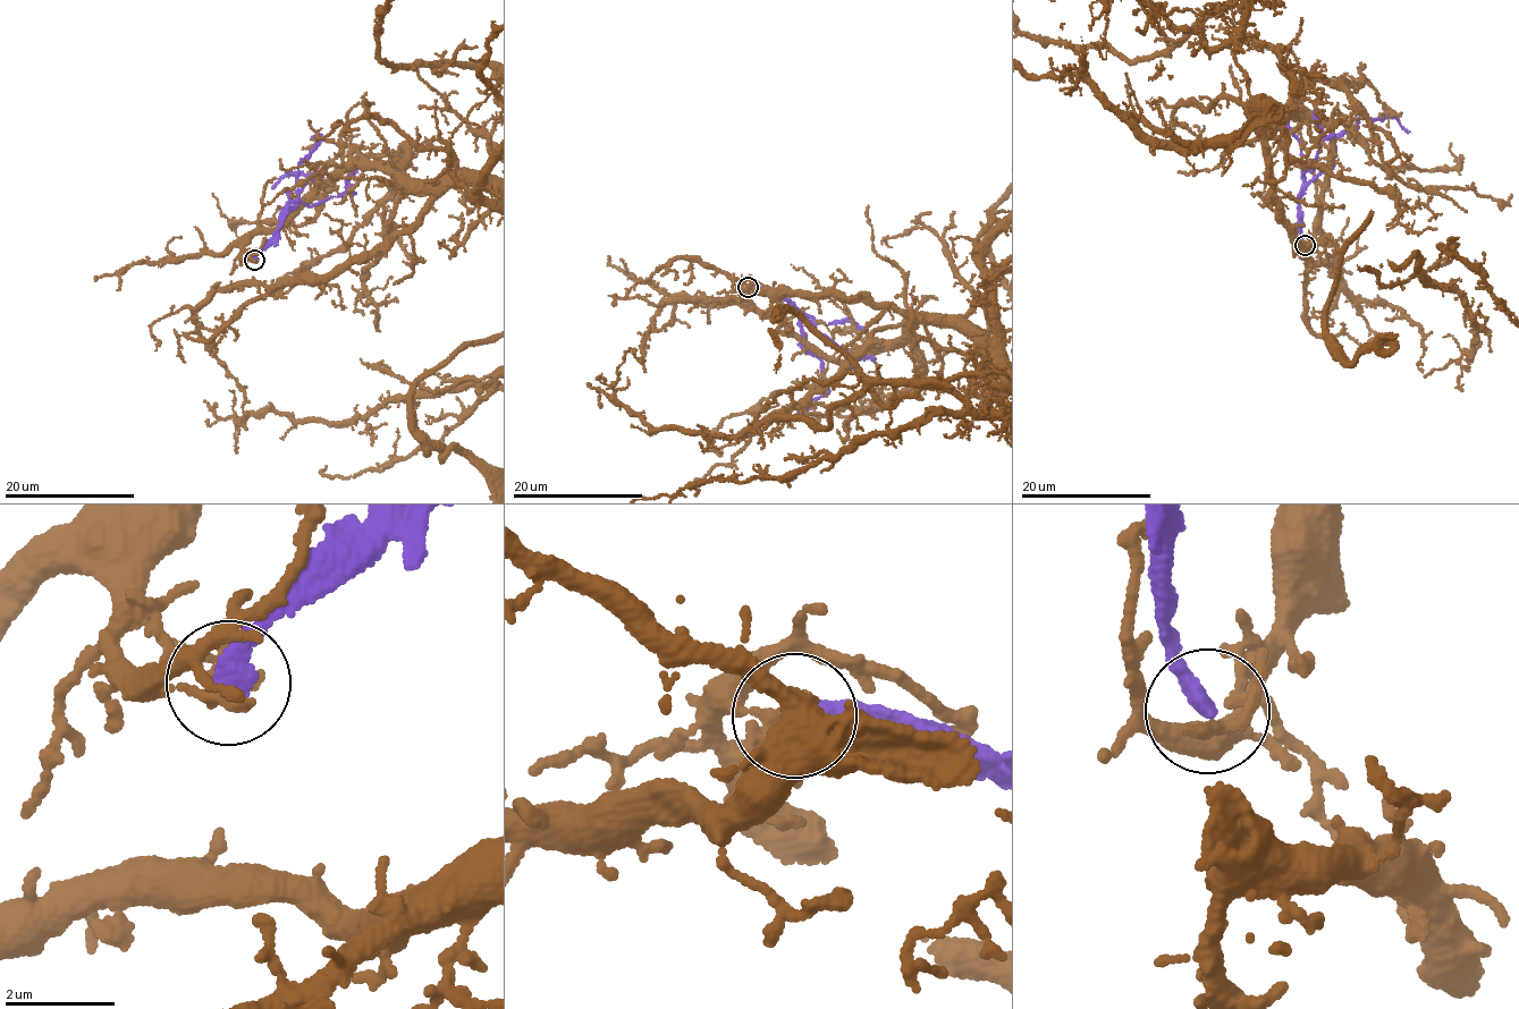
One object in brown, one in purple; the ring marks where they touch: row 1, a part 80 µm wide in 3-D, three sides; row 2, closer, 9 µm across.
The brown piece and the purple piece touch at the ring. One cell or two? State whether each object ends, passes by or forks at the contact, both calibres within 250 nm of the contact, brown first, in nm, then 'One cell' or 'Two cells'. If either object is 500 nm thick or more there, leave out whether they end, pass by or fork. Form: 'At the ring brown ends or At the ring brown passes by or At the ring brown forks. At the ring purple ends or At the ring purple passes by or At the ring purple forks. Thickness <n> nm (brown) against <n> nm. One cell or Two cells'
At the ring brown passes by. At the ring purple ends. Thickness 200 nm (brown) against 400 nm. Two cells

